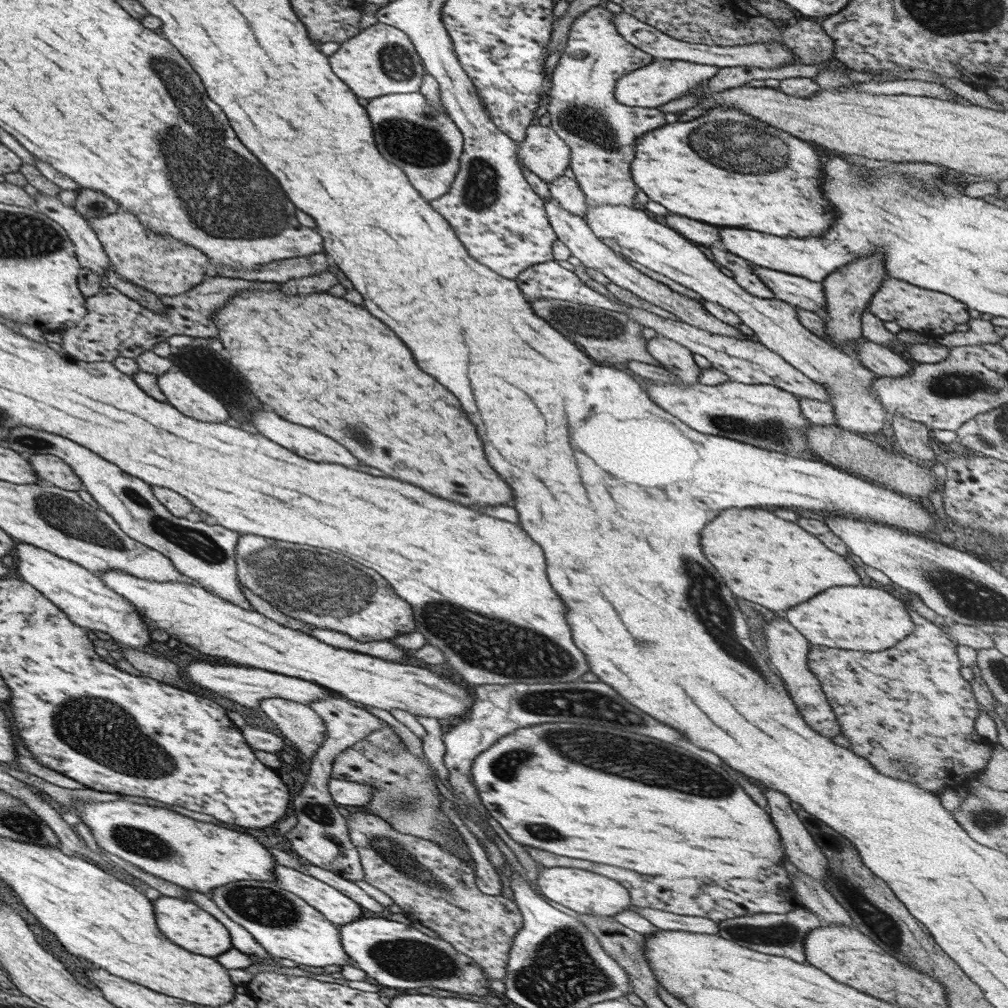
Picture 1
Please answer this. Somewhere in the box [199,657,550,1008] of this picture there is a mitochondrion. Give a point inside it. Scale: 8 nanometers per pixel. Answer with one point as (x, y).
(407, 959)

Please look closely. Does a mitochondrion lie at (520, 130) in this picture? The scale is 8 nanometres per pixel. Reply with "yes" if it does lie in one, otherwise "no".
no

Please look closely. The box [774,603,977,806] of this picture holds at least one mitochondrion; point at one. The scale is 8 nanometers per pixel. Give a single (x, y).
(899, 760)

